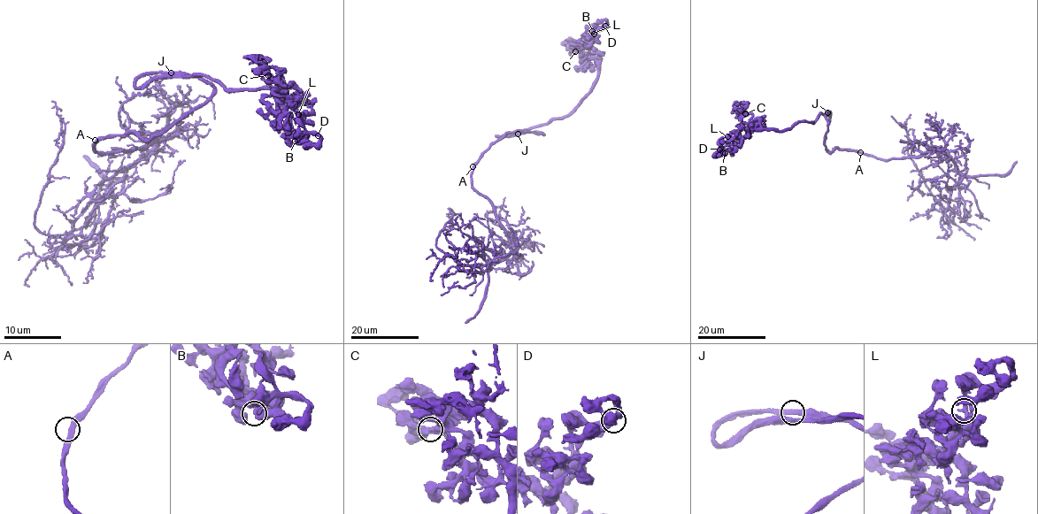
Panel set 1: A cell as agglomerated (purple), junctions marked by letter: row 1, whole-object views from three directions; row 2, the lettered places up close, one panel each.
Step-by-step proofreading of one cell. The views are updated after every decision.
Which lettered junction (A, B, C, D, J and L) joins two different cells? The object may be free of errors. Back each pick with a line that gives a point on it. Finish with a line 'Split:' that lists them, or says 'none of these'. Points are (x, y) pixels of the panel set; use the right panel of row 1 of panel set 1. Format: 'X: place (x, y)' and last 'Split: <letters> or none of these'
Split: none of these

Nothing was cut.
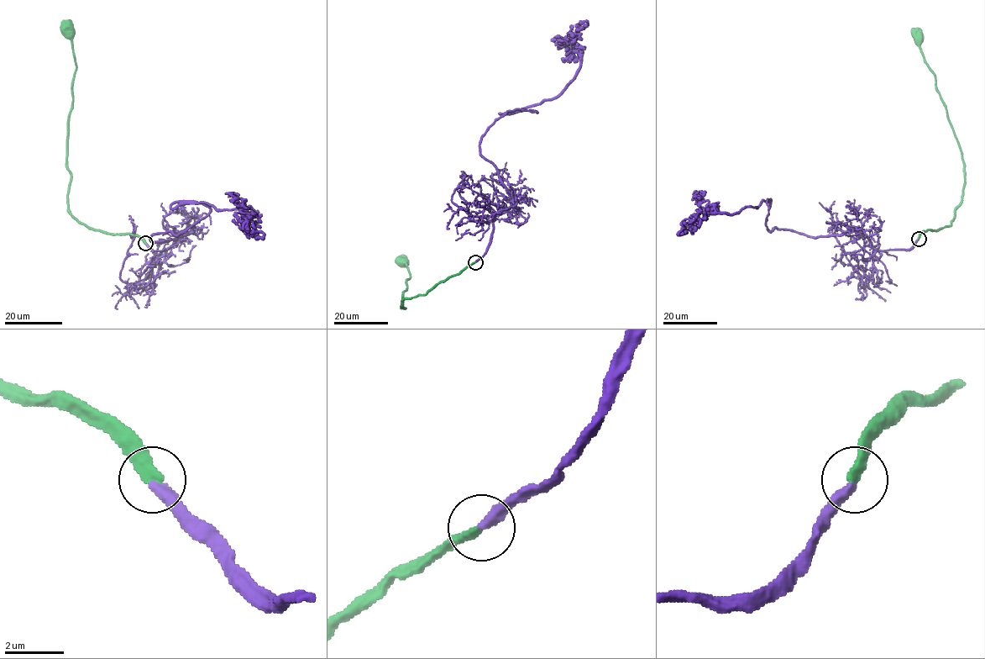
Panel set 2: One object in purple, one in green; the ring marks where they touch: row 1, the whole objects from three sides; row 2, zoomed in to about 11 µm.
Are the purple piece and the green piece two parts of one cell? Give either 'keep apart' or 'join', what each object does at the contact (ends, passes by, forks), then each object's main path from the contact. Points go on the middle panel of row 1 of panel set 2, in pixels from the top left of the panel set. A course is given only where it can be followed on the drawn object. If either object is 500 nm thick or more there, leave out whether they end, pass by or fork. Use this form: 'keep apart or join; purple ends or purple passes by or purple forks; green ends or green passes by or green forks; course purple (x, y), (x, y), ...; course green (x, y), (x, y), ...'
join; purple ends; green ends; course purple (474, 261), (510, 201), (482, 135), (574, 76), (578, 23); course green (474, 261), (425, 294), (406, 297), (405, 308), (402, 293), (411, 276), (402, 261)

